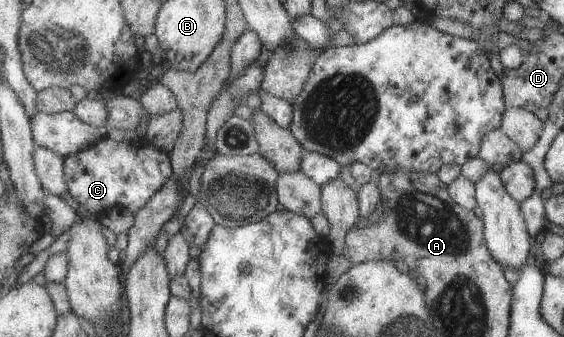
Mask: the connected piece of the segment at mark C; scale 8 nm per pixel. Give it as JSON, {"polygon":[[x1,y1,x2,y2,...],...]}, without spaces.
{"polygon":[[104,137,93,146,64,158,68,192,91,215,105,215,113,208,123,208,135,215,165,186,173,172,169,153,140,141,116,142]]}

